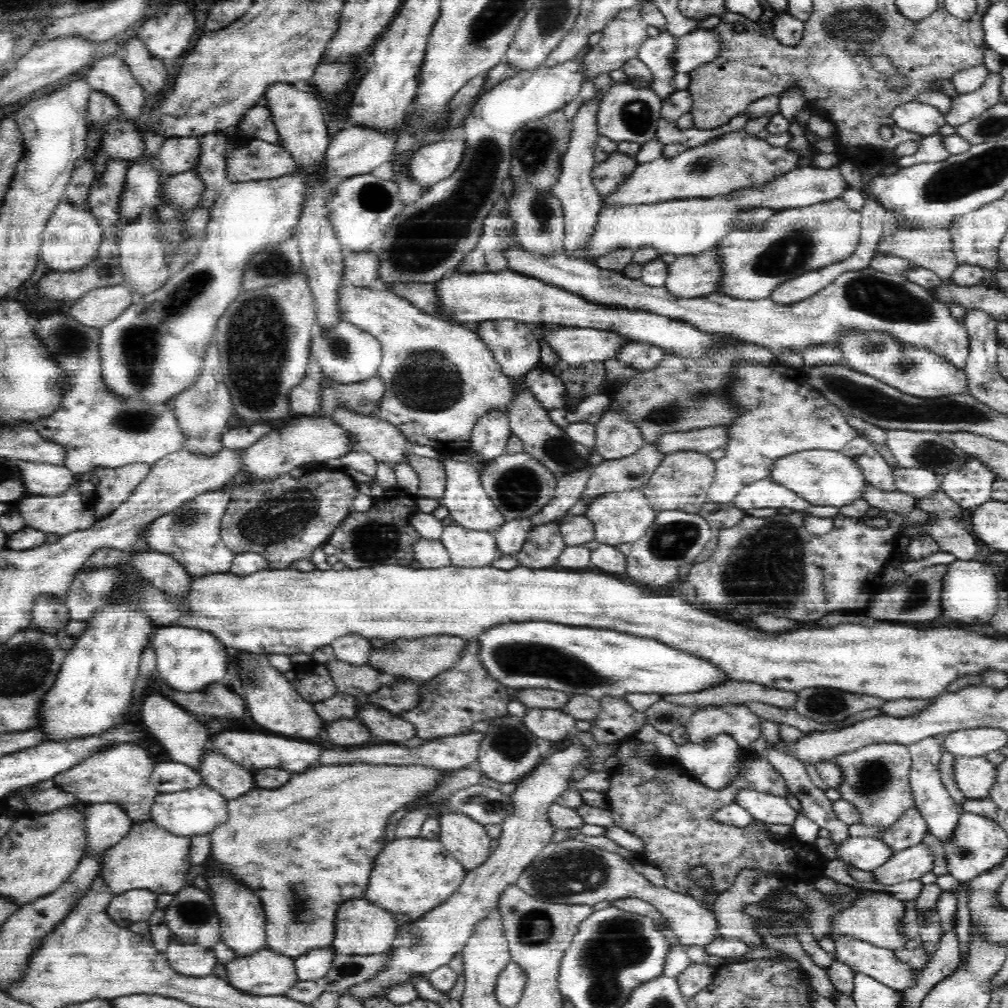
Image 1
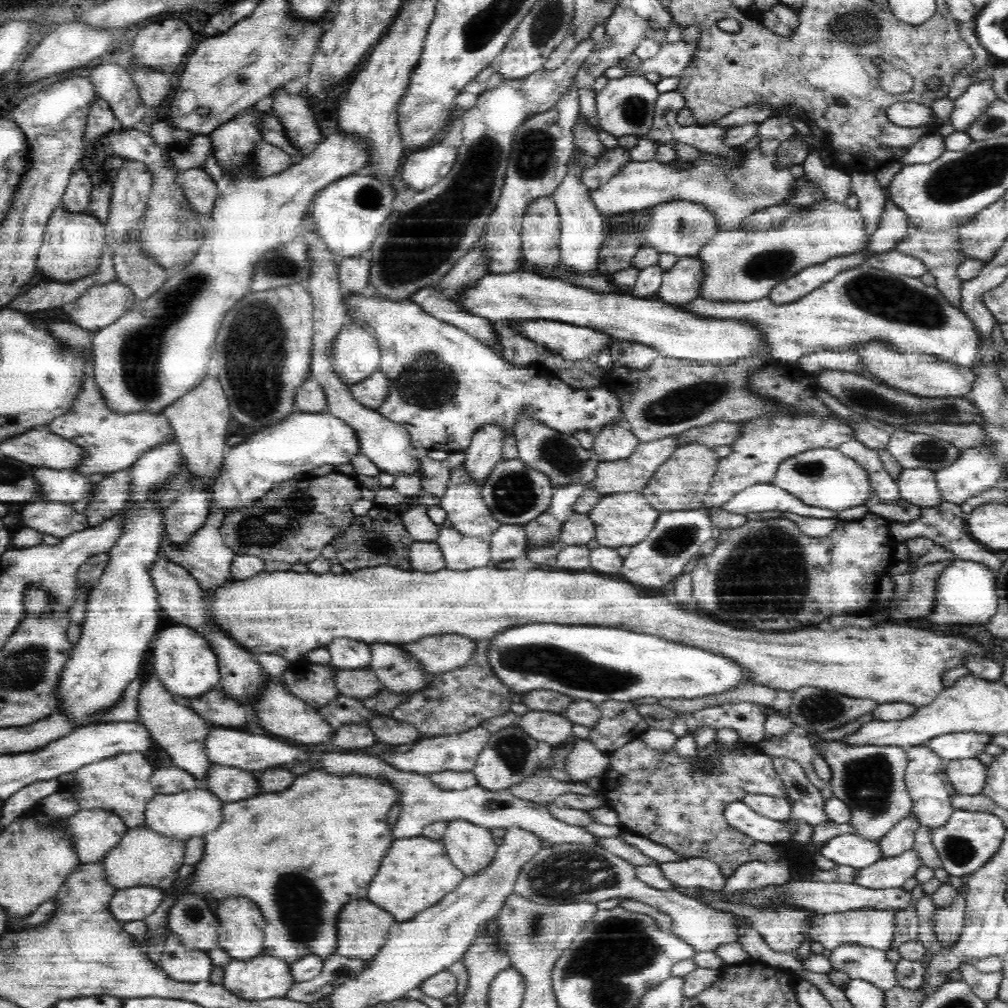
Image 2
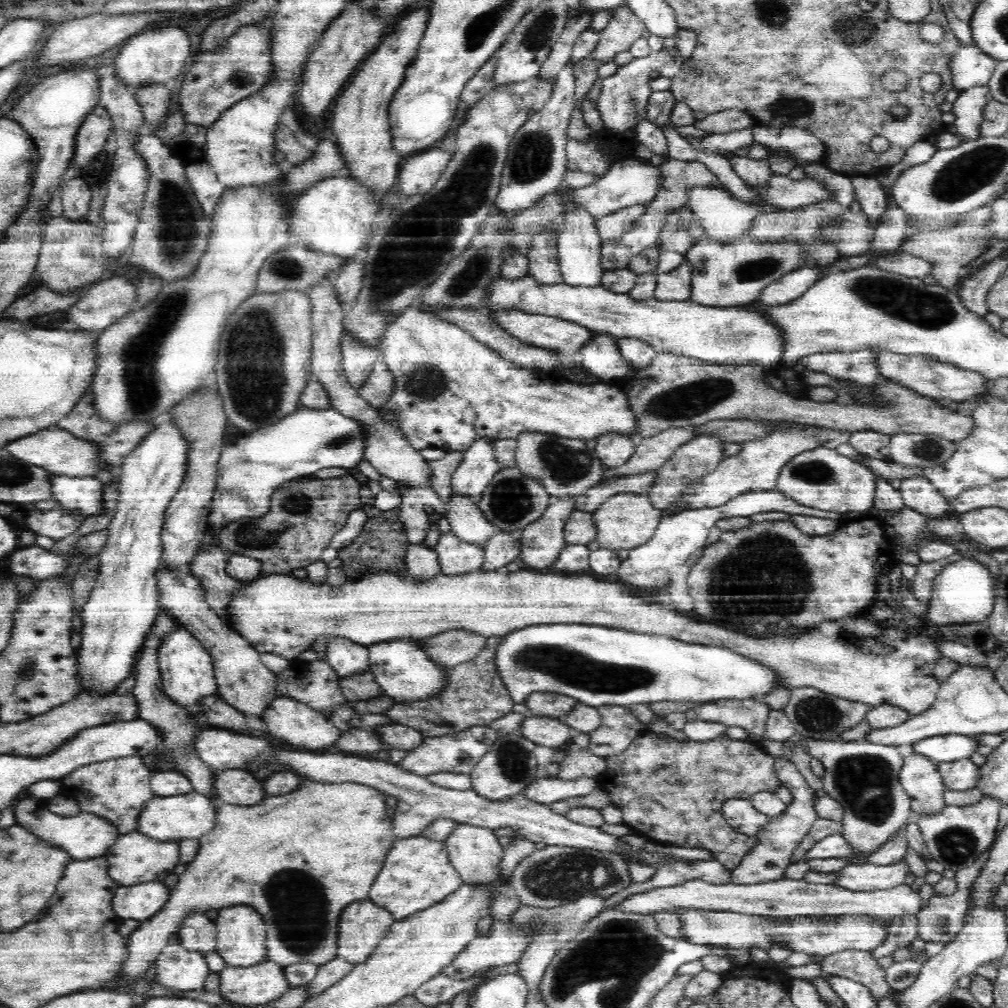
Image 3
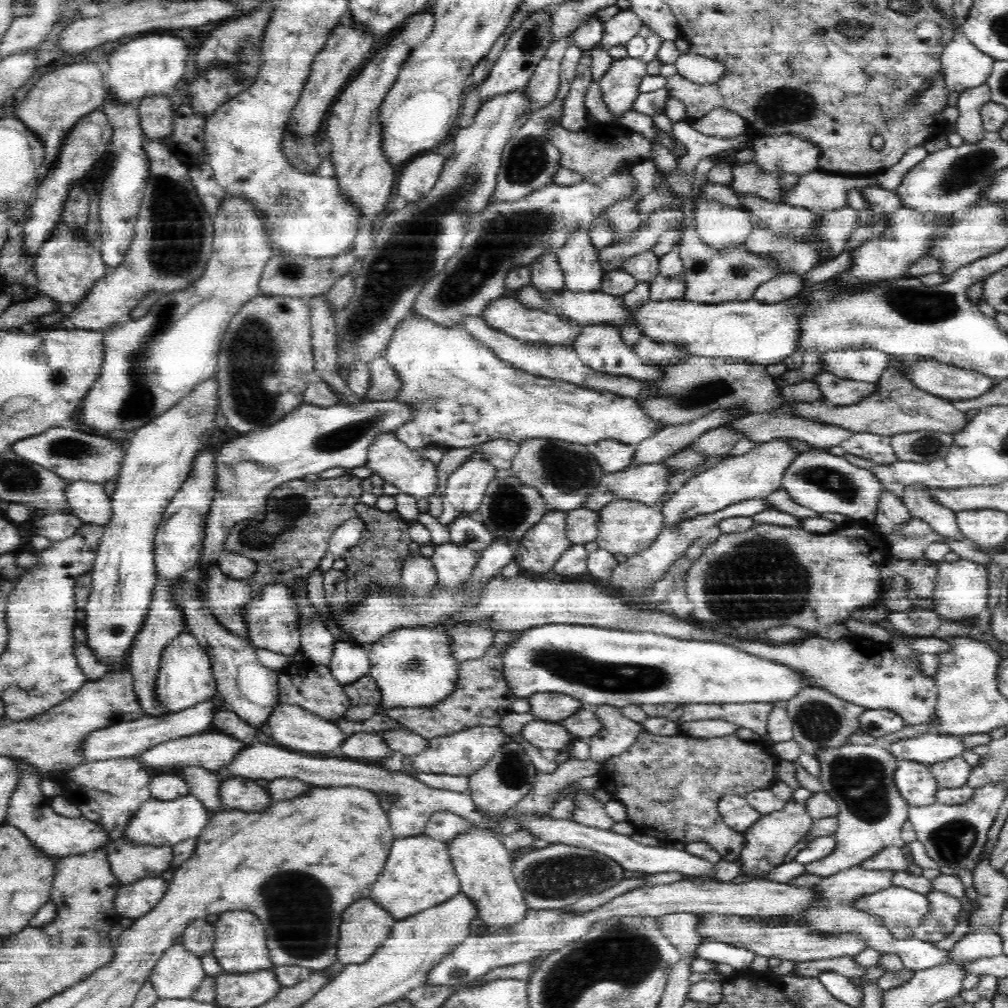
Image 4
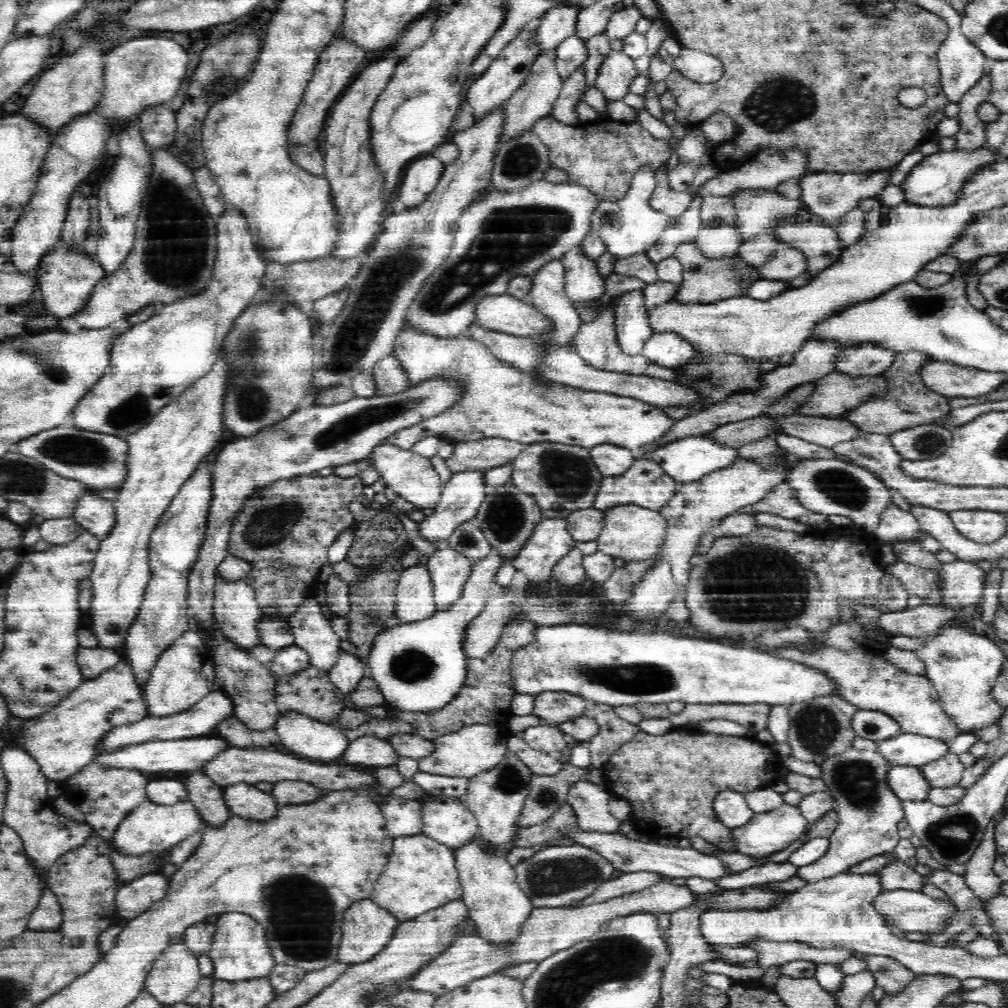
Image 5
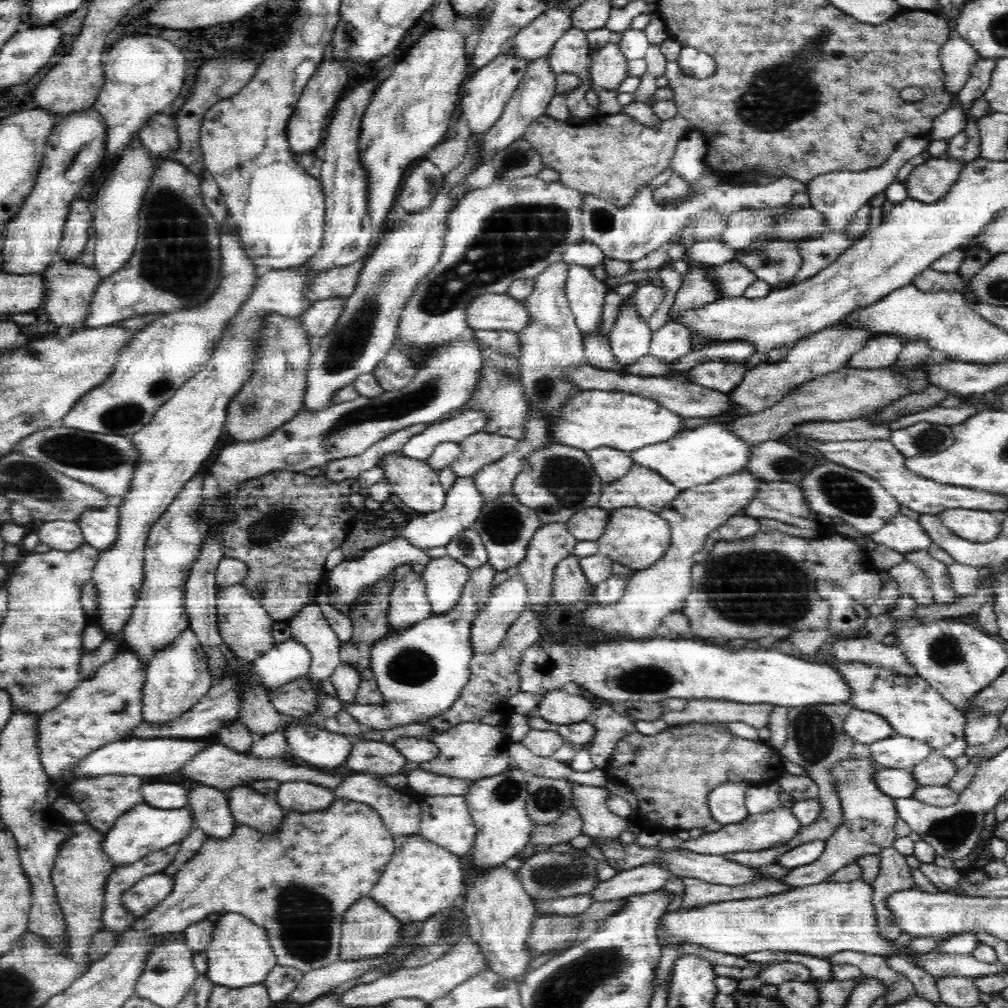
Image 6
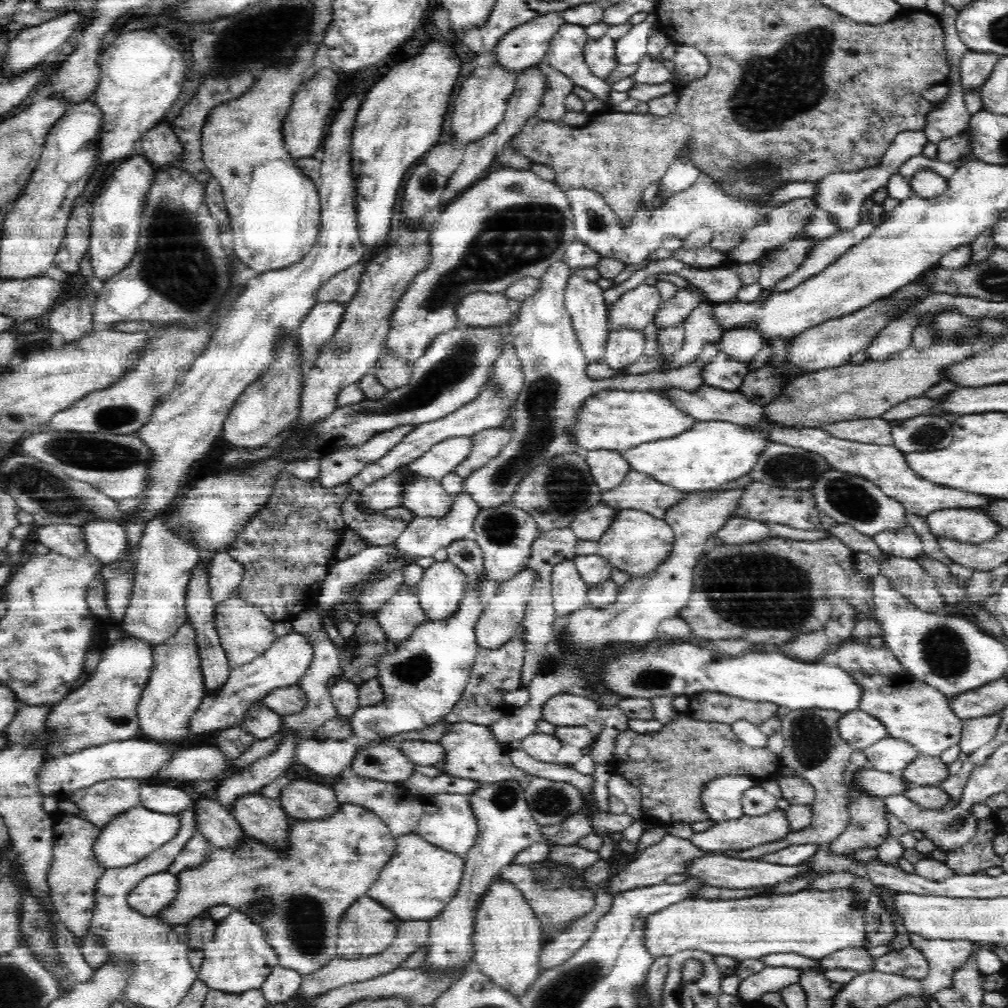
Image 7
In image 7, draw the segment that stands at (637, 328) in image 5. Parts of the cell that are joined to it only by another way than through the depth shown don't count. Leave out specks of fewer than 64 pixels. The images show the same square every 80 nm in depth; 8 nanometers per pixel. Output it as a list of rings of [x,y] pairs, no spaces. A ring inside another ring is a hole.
[[[612,329],[605,345],[605,356],[602,361],[612,370],[622,372],[628,366],[635,364],[643,356],[645,337],[638,329]]]

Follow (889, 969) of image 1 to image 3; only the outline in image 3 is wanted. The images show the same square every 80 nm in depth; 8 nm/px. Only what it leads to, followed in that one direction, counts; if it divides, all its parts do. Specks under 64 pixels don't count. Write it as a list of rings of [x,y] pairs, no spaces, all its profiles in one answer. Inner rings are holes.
[[[840,950],[825,956],[819,962],[822,976],[836,975],[866,986],[875,1000],[882,1000],[892,989],[884,979],[884,968],[868,950]]]

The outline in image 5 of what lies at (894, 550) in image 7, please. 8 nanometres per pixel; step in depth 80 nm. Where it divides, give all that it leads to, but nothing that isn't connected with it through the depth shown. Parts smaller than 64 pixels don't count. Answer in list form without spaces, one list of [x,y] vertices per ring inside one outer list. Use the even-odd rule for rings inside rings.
[[[893,502],[886,506],[880,514],[880,524],[873,532],[873,536],[882,543],[910,542],[915,540],[931,553],[939,553],[943,548],[940,542],[921,529],[916,517],[908,511],[900,509]]]

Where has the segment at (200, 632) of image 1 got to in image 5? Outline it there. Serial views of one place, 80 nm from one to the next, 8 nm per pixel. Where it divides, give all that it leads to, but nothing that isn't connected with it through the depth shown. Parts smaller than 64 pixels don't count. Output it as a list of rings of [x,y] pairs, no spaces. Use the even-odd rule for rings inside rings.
[[[190,630],[179,636],[162,652],[144,690],[144,700],[149,716],[178,714],[188,710],[193,704],[216,690],[214,661],[212,661],[210,652],[206,650],[206,644],[202,644],[200,640],[201,637]]]

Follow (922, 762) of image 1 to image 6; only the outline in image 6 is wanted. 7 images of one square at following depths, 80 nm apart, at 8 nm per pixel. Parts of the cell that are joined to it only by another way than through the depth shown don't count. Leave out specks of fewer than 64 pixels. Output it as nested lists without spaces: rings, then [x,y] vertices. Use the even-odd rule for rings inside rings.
[[[878,768],[873,777],[876,787],[894,799],[912,798],[912,794],[922,785],[912,772],[896,768]]]

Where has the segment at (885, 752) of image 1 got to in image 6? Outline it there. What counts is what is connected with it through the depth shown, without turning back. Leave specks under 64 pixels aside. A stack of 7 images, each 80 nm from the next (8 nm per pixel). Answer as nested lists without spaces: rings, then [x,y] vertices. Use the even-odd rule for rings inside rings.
[[[850,756],[838,762],[830,770],[834,775],[834,785],[841,799],[843,820],[840,828],[826,840],[824,853],[815,862],[792,869],[789,874],[779,880],[782,884],[796,889],[825,882],[830,874],[838,872],[840,868],[848,864],[854,864],[858,858],[868,854],[879,855],[888,847],[894,846],[897,840],[895,824],[899,818],[898,811],[894,805],[894,798],[882,793],[876,787],[873,774],[877,770],[878,766],[873,762],[873,758],[866,756]]]

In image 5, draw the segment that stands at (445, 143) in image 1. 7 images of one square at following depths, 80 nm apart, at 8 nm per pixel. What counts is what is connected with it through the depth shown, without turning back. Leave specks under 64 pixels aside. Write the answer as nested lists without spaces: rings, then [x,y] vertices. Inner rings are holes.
[[[426,154],[403,171],[399,198],[405,208],[416,208],[436,188],[445,166],[436,157]]]

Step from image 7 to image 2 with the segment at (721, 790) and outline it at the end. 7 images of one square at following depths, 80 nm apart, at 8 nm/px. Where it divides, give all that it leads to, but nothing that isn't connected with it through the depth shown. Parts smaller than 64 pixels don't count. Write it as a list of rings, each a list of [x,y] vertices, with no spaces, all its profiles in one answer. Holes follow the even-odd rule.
[[[743,801],[726,804],[724,817],[734,829],[767,844],[781,843],[791,837],[786,822],[761,816]]]

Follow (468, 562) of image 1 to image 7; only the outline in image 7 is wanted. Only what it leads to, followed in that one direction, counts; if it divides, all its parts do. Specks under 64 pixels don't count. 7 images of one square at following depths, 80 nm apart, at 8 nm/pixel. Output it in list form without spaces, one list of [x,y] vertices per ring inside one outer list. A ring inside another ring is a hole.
[[[449,560],[435,561],[417,584],[417,596],[427,620],[442,620],[458,610],[465,596],[468,578]]]

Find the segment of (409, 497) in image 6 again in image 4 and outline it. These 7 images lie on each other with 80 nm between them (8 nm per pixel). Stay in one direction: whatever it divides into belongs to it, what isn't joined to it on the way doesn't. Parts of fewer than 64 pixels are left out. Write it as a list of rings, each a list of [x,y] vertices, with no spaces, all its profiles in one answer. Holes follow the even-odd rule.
[[[396,430],[394,432],[382,432],[374,438],[374,442],[367,453],[366,466],[385,482],[391,482],[399,492],[409,494],[412,498],[422,502],[423,505],[432,494],[435,494],[436,486],[438,486],[436,465],[425,458],[422,451],[410,449],[404,442],[398,440]]]

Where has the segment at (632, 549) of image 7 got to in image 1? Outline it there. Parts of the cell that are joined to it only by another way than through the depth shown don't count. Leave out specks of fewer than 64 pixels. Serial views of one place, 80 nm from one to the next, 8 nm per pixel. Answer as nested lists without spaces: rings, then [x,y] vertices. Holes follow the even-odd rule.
[[[634,488],[597,496],[589,502],[584,514],[594,523],[596,542],[616,546],[624,542],[636,542],[646,534],[648,528],[654,524],[657,512],[652,508],[649,497],[641,489]]]

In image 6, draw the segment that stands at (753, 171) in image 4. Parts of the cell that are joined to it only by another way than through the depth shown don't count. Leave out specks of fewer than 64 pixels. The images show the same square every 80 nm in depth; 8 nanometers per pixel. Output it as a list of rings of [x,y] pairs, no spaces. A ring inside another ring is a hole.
[[[804,202],[800,208],[791,210],[787,204],[778,206],[774,210],[740,210],[728,215],[725,230],[719,235],[720,240],[730,248],[737,250],[747,247],[753,240],[760,235],[772,235],[776,239],[798,240],[798,238],[810,238],[828,228],[824,215],[818,210],[814,210],[807,202]]]

